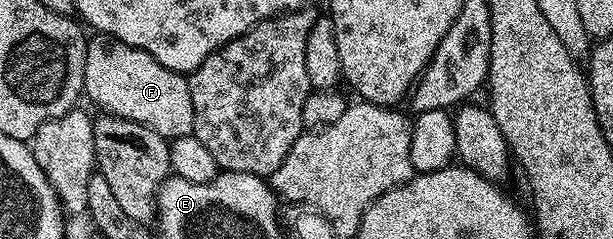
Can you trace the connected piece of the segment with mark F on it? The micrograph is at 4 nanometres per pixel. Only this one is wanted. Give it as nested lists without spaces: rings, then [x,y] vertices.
[[[95,34],[87,41],[83,91],[96,100],[104,113],[149,126],[157,134],[174,138],[194,133],[193,98],[188,77],[174,72],[145,50],[129,46],[112,36]]]

